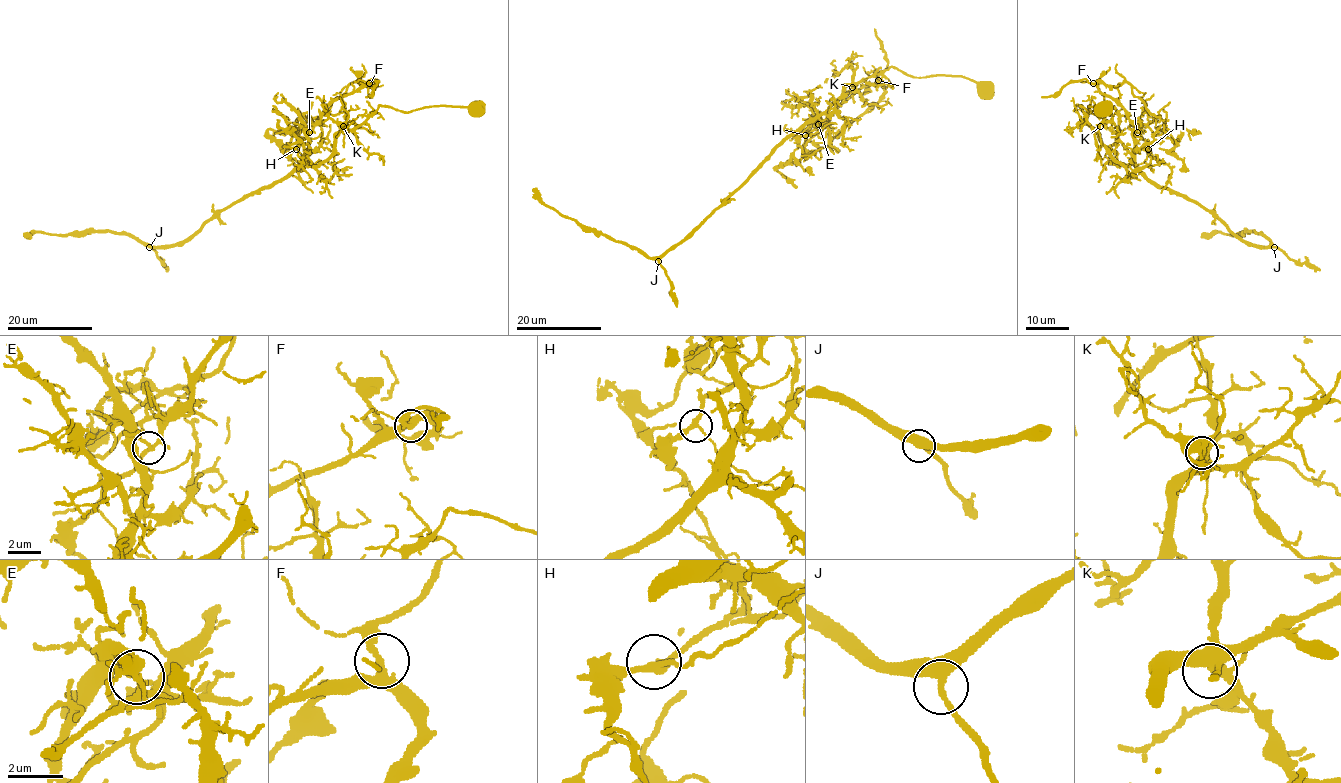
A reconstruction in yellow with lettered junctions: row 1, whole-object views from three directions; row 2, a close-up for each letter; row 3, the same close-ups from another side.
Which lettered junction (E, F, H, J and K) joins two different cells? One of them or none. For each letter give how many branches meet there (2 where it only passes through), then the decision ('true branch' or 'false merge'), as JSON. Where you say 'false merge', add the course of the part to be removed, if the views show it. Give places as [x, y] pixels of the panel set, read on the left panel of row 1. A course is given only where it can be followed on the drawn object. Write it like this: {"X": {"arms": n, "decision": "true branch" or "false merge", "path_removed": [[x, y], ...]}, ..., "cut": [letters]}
{"E": {"arms": 3, "decision": "false merge", "path_removed": [[310, 133], [334, 100], [365, 87], [373, 79], [378, 81], [365, 97]]}, "F": {"arms": 3, "decision": "true branch"}, "H": {"arms": 3, "decision": "true branch"}, "J": {"arms": 3, "decision": "true branch"}, "K": {"arms": 3, "decision": "true branch"}, "cut": ["E"]}

